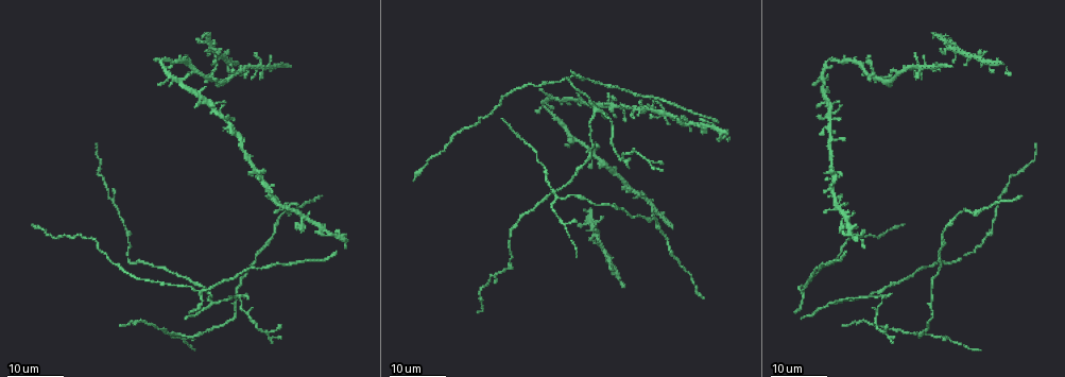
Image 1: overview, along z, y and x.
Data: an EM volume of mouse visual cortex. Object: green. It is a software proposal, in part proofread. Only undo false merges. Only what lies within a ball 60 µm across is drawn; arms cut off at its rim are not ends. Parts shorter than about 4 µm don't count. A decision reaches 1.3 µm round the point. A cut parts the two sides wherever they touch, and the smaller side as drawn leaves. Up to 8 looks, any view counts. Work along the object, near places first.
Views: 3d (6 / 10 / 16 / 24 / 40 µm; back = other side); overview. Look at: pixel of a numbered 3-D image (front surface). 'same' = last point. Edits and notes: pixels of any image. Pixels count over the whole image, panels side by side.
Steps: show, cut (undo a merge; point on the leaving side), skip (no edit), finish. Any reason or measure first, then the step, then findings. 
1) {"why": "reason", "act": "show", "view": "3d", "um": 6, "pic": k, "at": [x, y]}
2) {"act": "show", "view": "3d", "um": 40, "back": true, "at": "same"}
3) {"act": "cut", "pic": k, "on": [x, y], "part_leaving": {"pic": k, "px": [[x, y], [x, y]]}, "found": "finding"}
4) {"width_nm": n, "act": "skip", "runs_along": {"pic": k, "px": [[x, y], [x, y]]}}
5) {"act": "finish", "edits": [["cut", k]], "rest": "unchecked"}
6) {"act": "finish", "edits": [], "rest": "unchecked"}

{"why": "a fork", "act": "show", "view": "3d", "um": 16, "pic": 1, "at": [241, 297]}

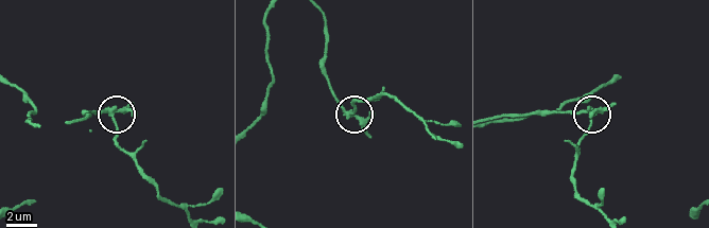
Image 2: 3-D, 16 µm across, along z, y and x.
{"act": "show", "view": "3d", "um": 6, "pic": 2, "at": [351, 114]}

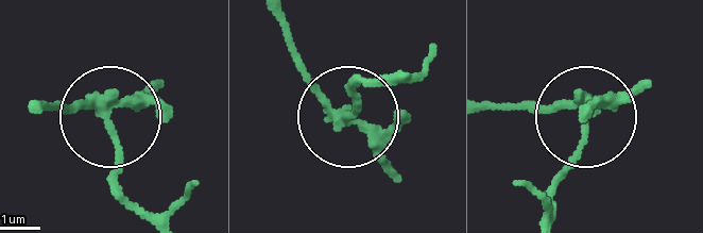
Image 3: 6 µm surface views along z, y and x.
{"act": "show", "view": "3d", "um": 6, "back": true, "pic": 3, "at": [103, 110]}

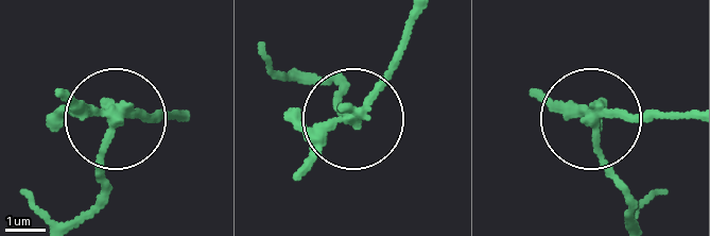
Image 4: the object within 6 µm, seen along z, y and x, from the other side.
{"side_arm_um": 13, "act": "cut", "pic": 4, "on": [102, 176], "part_leaving": {"pic": 4, "px": [[120, 116], [89, 215]]}, "found": "a second cell is stuck on"}

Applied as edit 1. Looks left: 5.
{"act": "show", "view": "overview"}

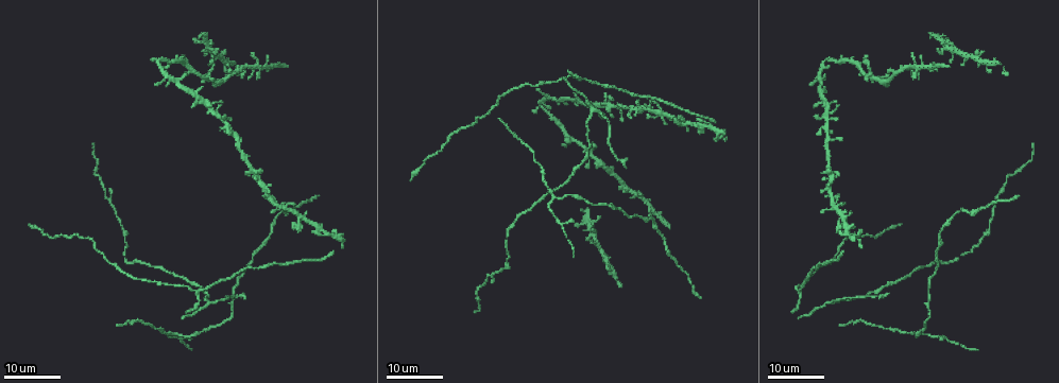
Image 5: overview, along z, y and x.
{"why": "three arms meet", "act": "show", "view": "3d", "um": 24, "pic": 5, "at": [593, 110]}

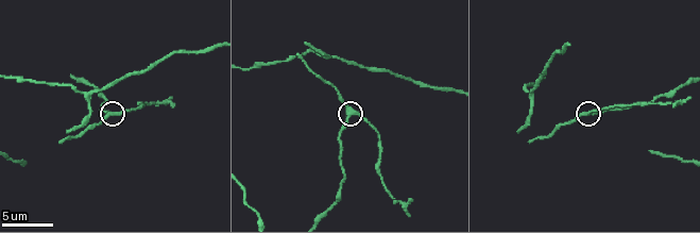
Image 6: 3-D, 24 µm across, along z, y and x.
{"act": "show", "view": "3d", "um": 6, "pic": 6, "at": [113, 112]}

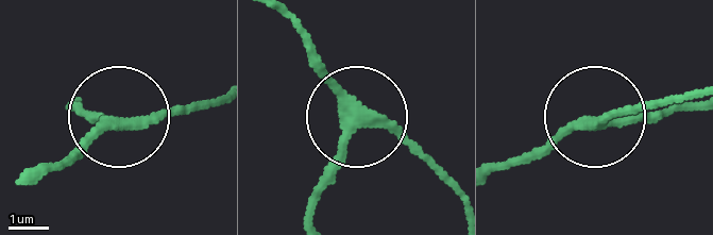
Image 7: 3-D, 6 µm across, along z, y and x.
{"width_nm": 270, "act": "skip", "runs_along": {"pic": 7, "px": [[48, 174], [109, 127], [197, 110]]}, "found": "all the same cell"}

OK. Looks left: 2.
{"act": "show", "view": "3d", "um": 24, "pic": 5, "at": [554, 199]}

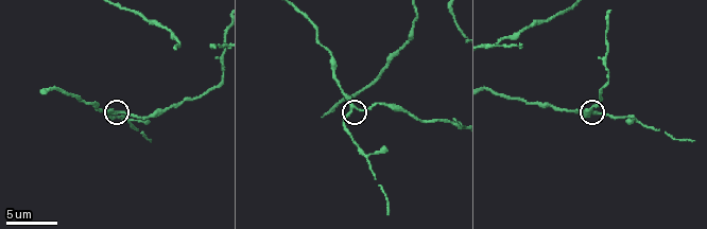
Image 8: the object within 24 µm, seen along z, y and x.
{"act": "show", "view": "3d", "um": 6, "pic": 8, "at": [113, 113]}

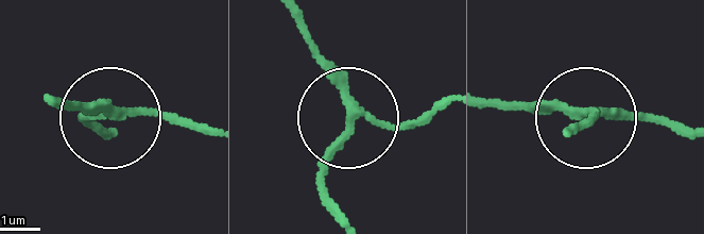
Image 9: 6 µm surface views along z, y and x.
{"width_nm": 200, "act": "skip", "found": "continuous, no second cell"}

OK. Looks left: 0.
{"act": "finish", "edits": [["cut", 4]], "rest": "unchecked"}

